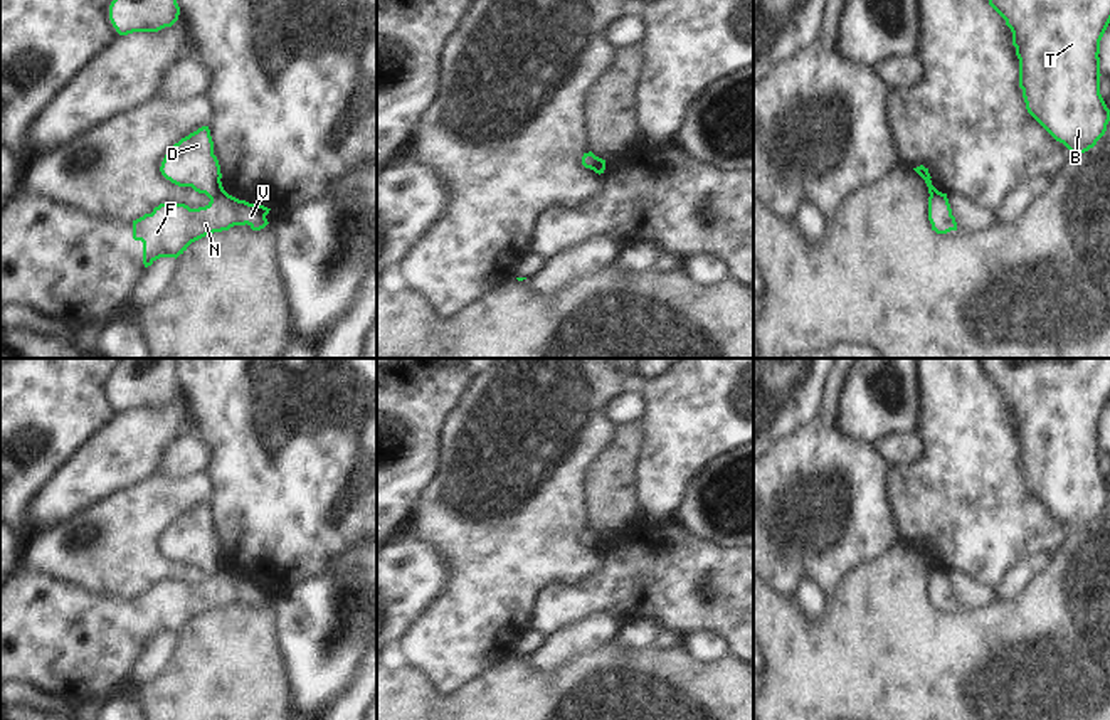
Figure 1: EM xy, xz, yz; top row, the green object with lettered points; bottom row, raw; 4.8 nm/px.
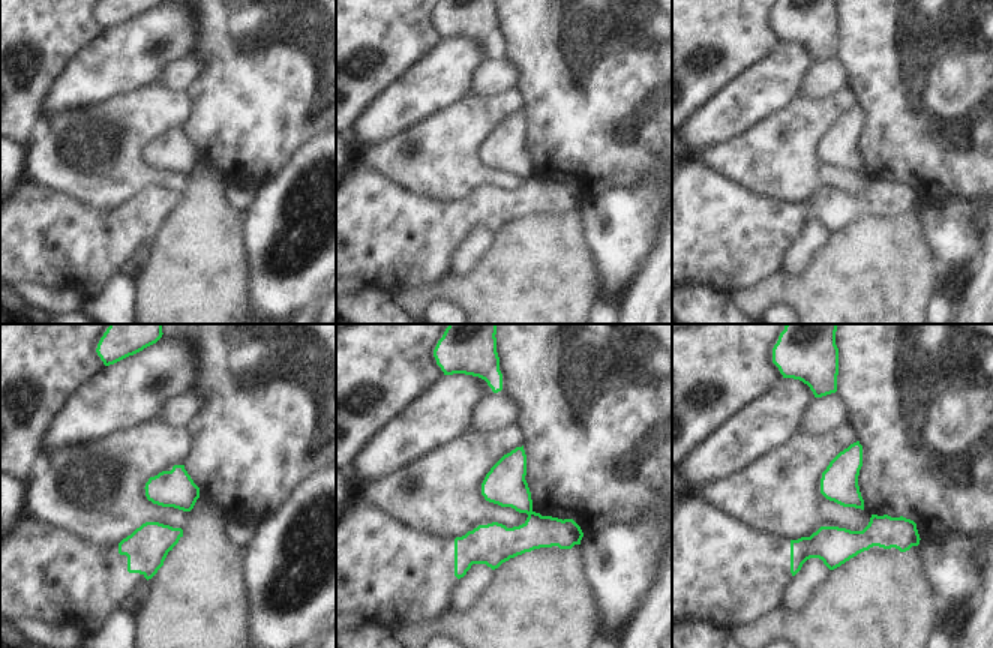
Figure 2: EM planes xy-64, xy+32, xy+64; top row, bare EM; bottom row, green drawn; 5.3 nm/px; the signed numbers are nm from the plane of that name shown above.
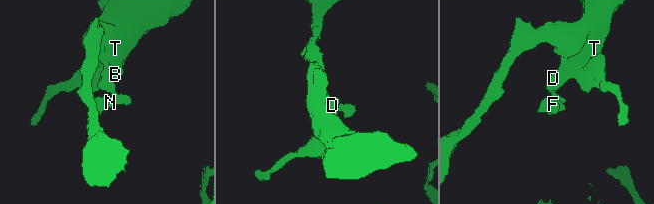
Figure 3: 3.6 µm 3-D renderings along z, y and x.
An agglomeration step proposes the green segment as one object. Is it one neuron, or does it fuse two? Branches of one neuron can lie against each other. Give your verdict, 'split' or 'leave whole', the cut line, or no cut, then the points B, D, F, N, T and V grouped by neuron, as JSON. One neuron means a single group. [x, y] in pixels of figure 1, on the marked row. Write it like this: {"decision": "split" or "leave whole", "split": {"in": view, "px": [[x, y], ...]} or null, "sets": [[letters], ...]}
{"decision": "split", "split": {"in": "xy", "px": [[224, 190], [211, 201]]}, "sets": [["B", "D", "T"], ["F", "N", "V"]]}

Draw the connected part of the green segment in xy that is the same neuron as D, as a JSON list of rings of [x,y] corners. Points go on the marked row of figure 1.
[[[202,126],[175,143],[165,155],[160,172],[172,183],[192,187],[210,200],[225,192],[209,126]]]

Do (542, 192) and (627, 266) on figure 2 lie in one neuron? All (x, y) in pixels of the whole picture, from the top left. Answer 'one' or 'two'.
two

